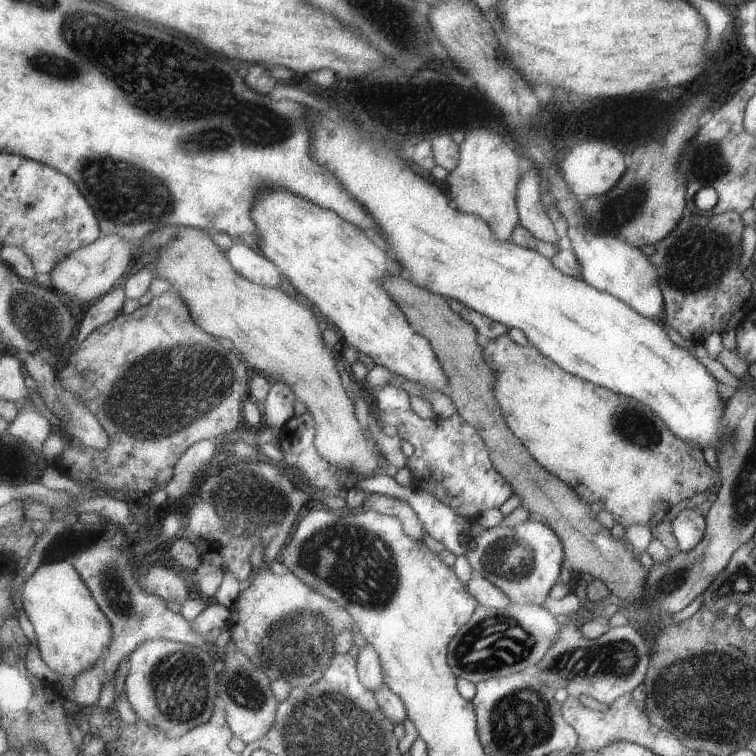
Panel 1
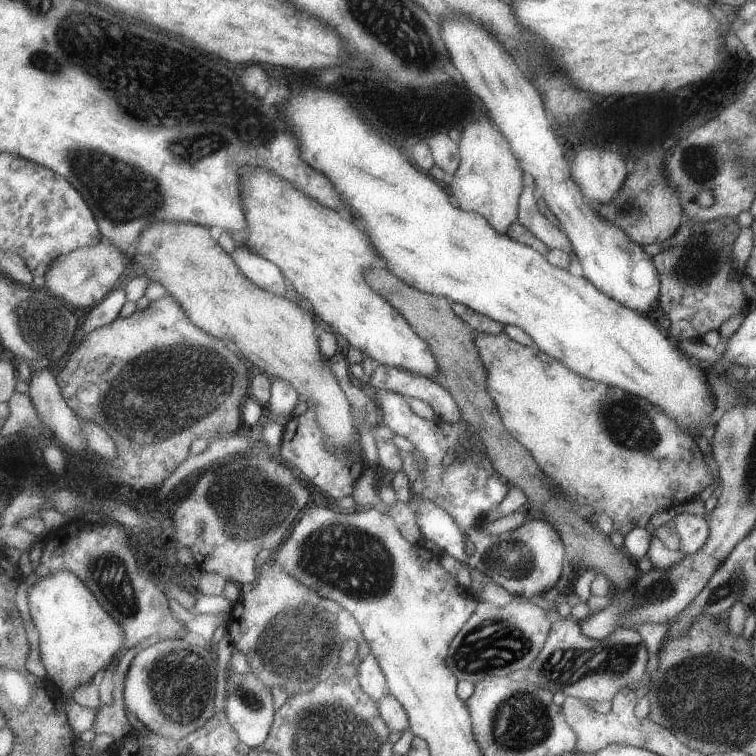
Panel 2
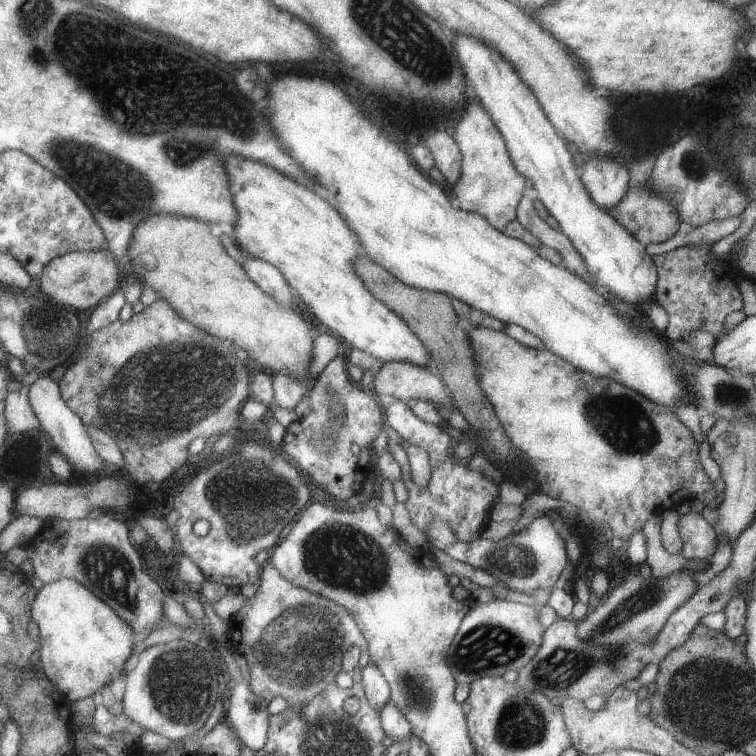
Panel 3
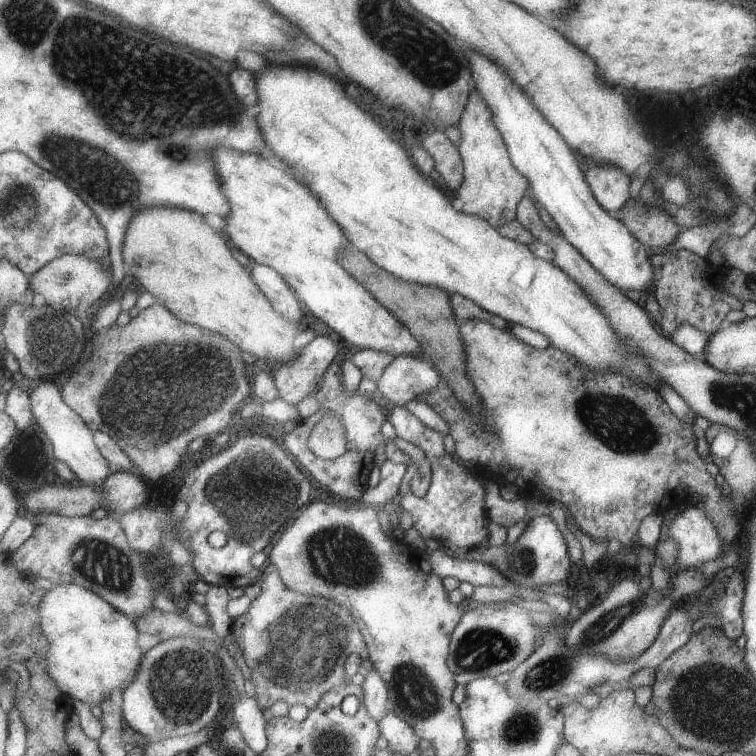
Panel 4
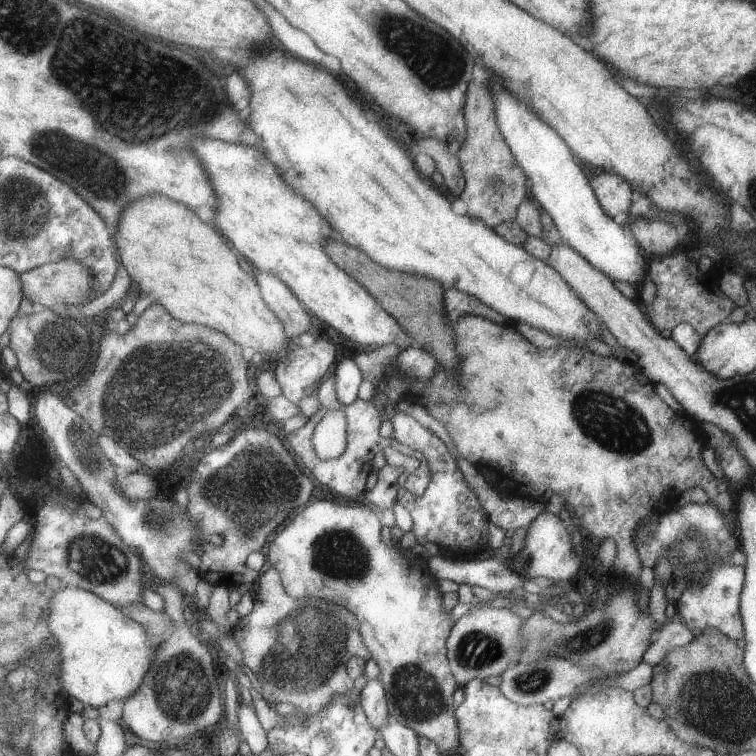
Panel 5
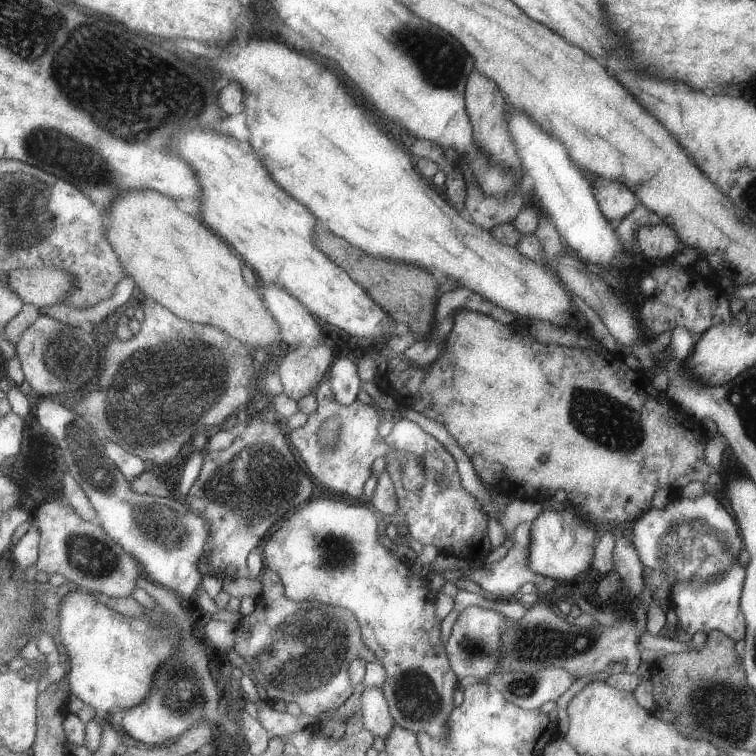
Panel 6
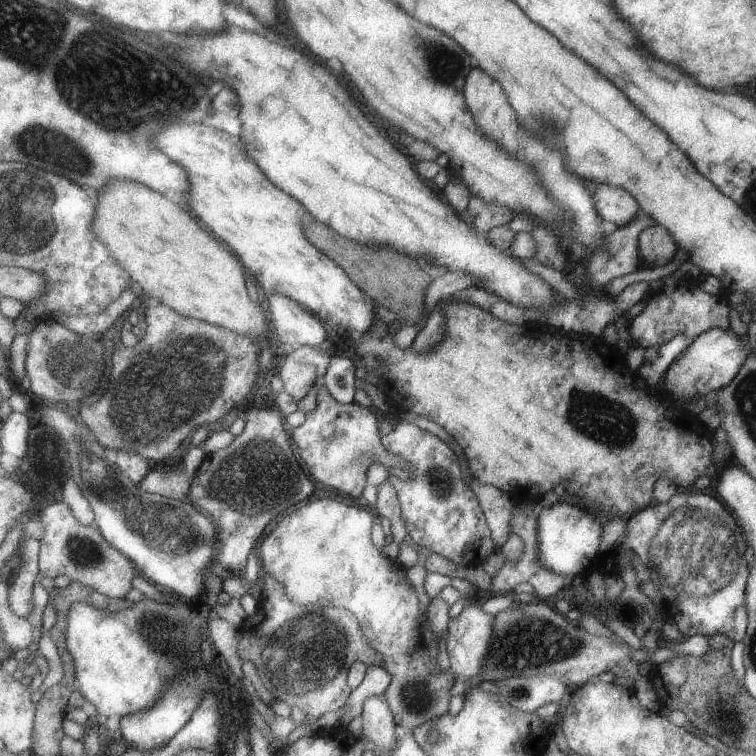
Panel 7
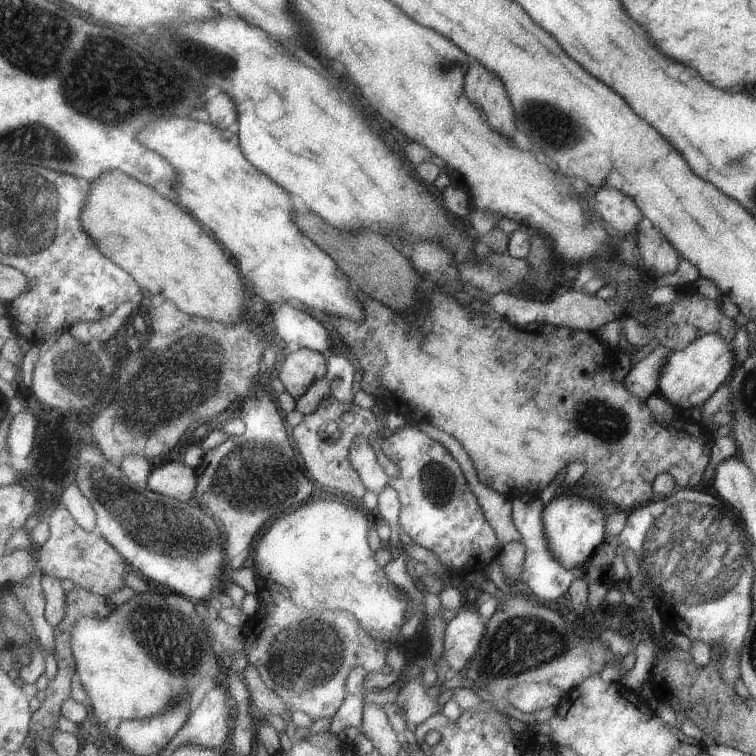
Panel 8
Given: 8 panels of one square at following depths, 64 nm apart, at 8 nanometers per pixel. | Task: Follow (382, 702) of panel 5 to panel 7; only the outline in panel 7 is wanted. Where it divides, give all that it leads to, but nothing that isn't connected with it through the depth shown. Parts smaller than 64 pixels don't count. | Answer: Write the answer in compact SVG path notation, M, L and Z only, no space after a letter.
M373 695L366 700L361 715L365 736L388 755L396 749L398 739L395 736L397 726L395 715L383 696Z

